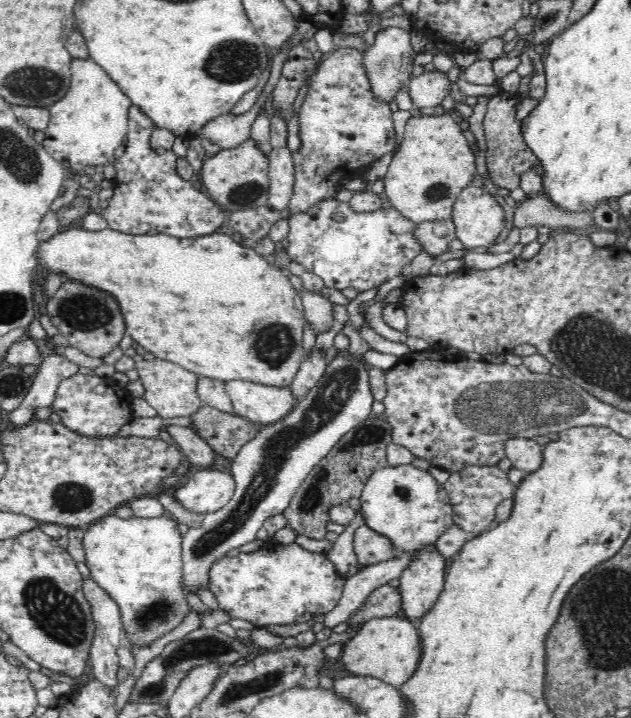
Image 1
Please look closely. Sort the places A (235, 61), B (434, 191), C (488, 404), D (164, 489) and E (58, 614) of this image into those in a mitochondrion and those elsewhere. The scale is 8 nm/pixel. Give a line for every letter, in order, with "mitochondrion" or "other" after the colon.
A: mitochondrion
B: mitochondrion
C: mitochondrion
D: other
E: mitochondrion

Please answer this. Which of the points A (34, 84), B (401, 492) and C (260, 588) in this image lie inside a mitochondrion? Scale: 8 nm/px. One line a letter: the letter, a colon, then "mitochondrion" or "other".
A: mitochondrion
B: mitochondrion
C: other

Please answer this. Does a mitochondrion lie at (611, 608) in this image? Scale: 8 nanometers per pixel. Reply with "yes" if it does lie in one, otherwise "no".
yes

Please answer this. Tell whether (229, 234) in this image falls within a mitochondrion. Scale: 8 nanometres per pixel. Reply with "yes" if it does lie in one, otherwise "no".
no

